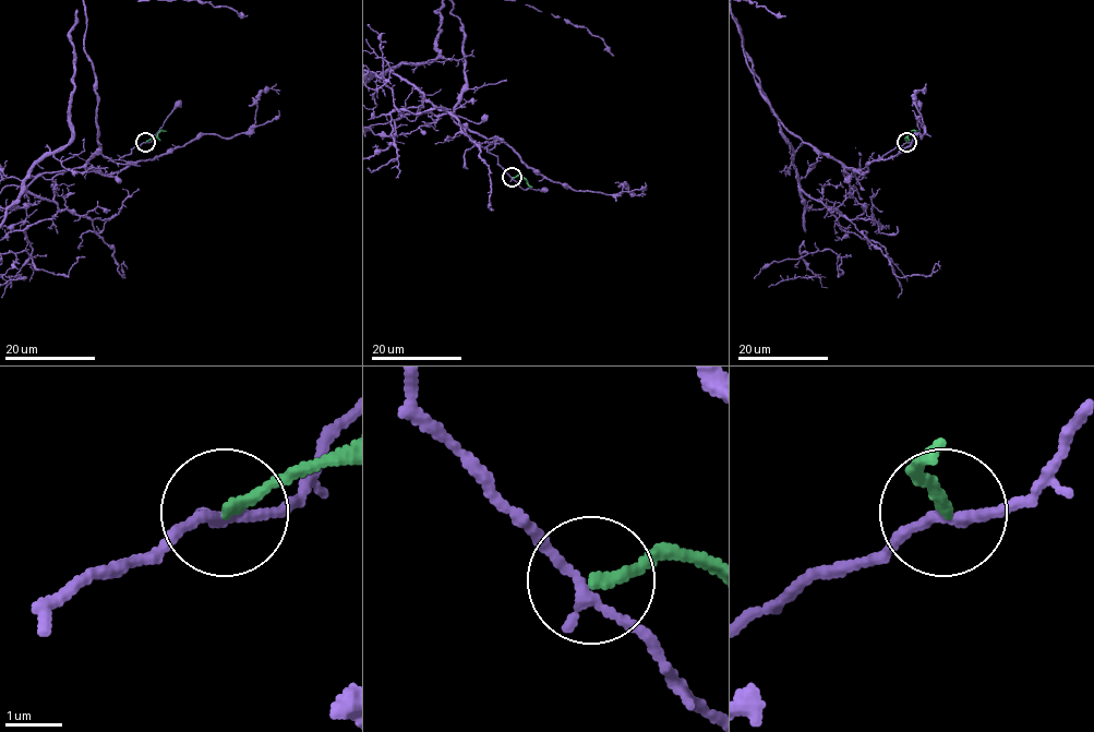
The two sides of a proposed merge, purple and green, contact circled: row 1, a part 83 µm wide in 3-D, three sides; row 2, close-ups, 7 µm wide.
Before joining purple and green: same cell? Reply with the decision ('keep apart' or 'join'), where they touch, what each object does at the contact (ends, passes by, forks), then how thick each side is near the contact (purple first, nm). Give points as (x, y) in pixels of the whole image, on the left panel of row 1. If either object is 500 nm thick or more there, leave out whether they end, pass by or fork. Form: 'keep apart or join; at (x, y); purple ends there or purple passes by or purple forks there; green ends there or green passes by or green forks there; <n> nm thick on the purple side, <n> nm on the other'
keep apart; at (145, 142); purple passes by; green ends there; 180 nm thick on the purple side, 180 nm on the other

